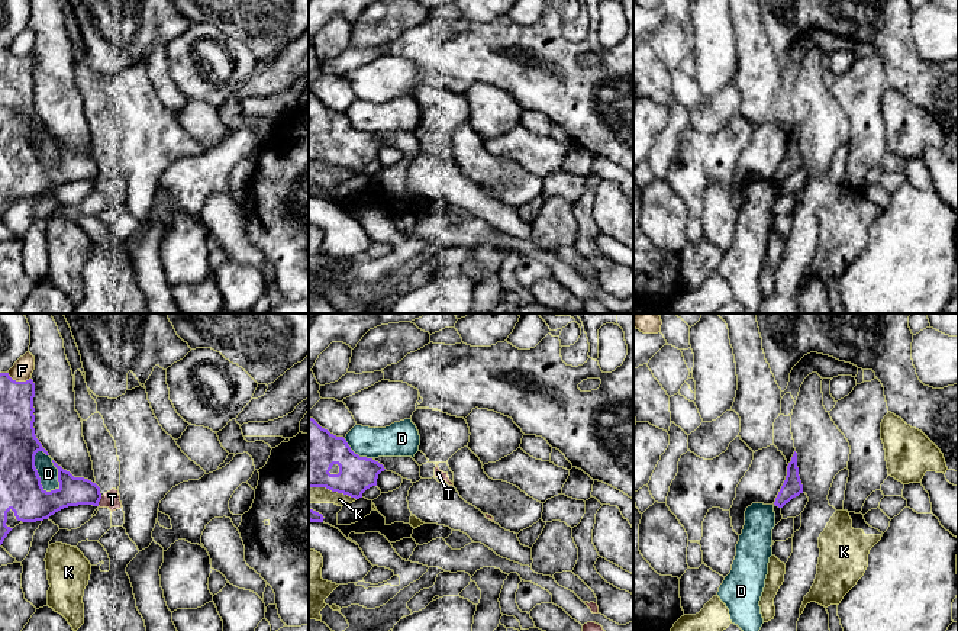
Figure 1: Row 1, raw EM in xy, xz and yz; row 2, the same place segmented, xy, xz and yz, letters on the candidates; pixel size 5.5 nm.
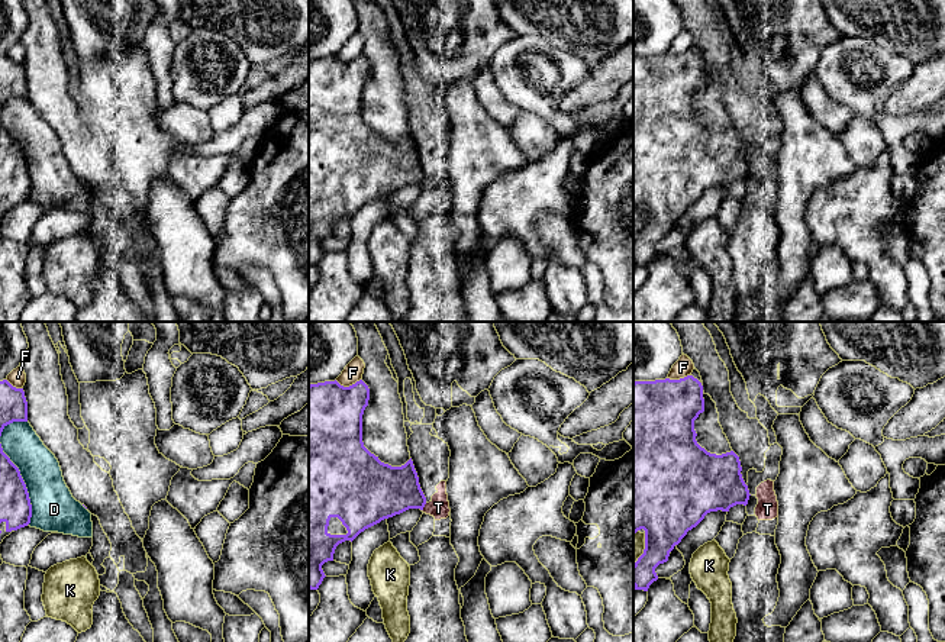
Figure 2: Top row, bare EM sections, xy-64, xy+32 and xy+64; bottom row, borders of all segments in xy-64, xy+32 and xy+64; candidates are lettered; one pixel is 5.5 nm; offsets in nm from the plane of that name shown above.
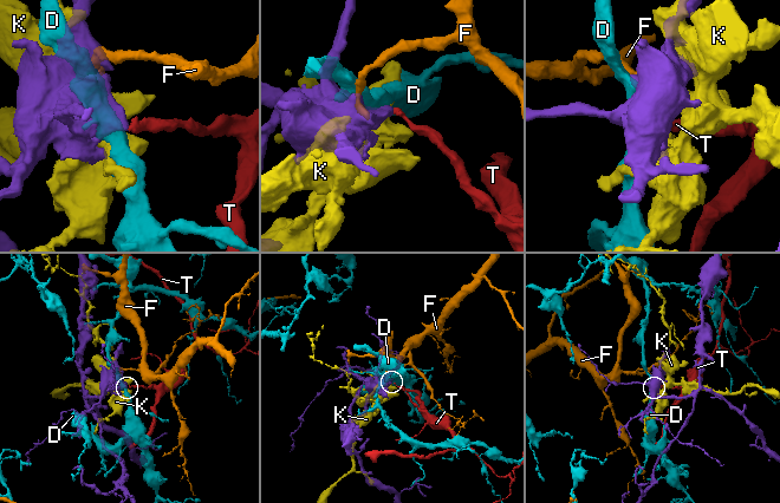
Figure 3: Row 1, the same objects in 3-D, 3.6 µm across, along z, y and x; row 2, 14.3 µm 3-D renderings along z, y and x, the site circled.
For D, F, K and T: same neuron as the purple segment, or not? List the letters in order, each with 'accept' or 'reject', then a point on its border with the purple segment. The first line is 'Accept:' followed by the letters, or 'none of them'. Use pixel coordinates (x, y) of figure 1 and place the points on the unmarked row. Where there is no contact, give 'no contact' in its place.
Accept: none of them
D: reject; meets purple in xy at (38, 151)
F: reject; meets purple in xy at (19, 57)
K: reject; meets purple in xz at (332, 166)
T: reject; meets purple in xy at (99, 176)

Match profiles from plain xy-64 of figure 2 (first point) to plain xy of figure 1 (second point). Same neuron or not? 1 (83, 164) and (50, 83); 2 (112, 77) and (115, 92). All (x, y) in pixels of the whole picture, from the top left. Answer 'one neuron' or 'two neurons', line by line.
1: one neuron
2: one neuron

